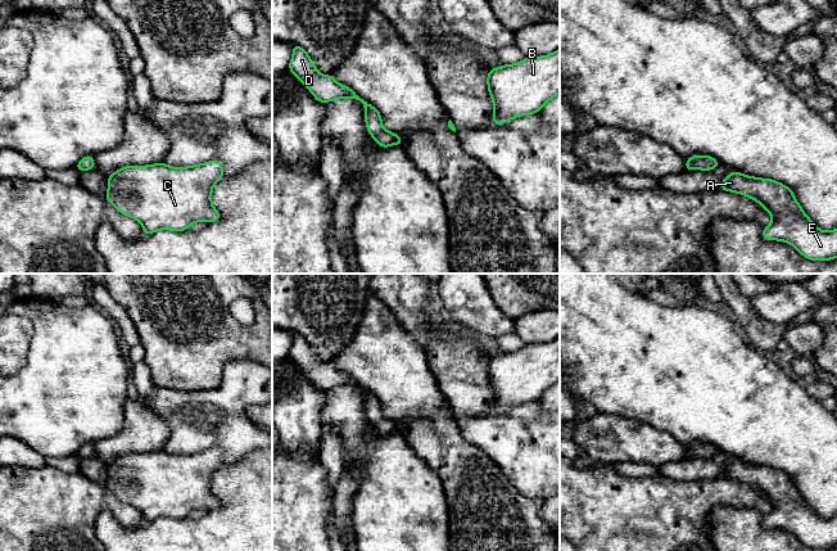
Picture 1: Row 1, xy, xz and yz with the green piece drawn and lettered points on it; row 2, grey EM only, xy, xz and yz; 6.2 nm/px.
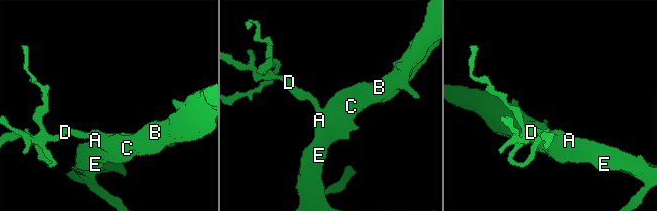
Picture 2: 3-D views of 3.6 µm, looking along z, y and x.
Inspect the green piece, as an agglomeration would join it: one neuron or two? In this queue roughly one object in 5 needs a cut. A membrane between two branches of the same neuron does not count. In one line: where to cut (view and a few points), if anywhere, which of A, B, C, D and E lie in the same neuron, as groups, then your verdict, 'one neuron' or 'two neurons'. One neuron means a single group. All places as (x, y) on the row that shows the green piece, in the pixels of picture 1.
no cut | A B C D E | one neuron

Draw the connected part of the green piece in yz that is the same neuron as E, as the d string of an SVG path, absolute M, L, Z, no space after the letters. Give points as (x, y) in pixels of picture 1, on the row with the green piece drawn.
M734 171L725 176L719 189L746 195L768 211L773 221L763 229L765 240L786 241L811 261L837 258L837 229L823 231L815 226L793 191L782 182Z

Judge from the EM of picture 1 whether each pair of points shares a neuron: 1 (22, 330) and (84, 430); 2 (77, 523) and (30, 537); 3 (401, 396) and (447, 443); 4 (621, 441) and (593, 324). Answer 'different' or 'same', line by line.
1: different
2: same
3: same
4: different

